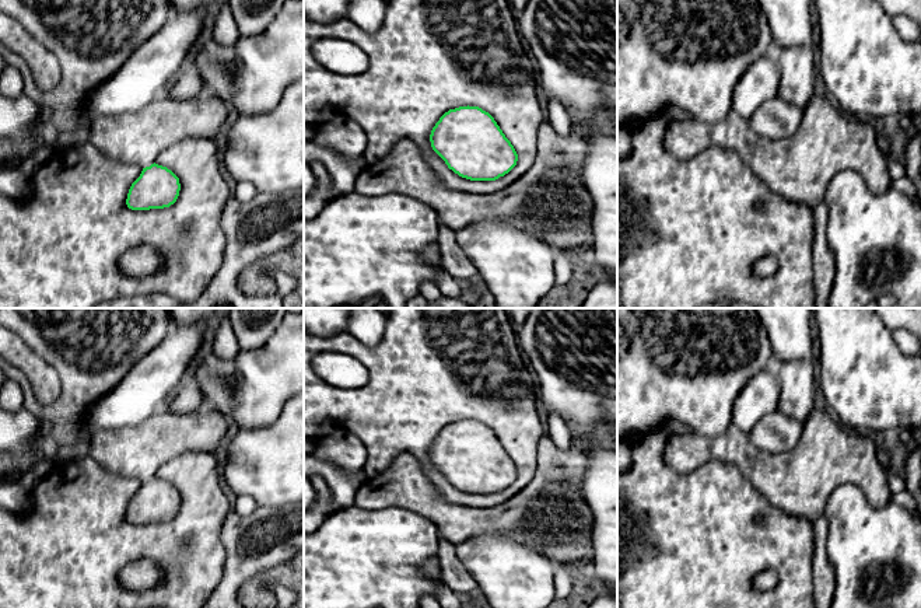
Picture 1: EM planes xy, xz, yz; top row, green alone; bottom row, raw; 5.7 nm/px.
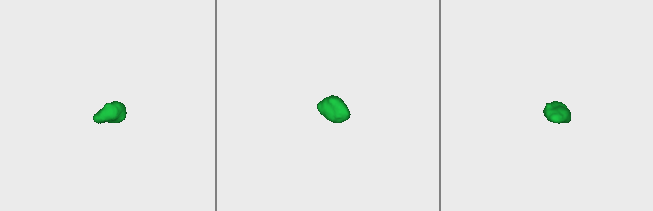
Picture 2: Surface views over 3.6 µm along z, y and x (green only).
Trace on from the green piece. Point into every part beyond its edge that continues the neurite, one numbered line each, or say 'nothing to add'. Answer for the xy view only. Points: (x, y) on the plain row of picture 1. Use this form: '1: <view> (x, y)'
1: xy (137, 451)

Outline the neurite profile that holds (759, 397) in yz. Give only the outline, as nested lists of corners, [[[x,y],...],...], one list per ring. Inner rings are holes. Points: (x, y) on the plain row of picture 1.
[[[770,366],[740,389],[733,402],[732,423],[749,434],[764,416],[778,410],[778,395],[777,370]]]

